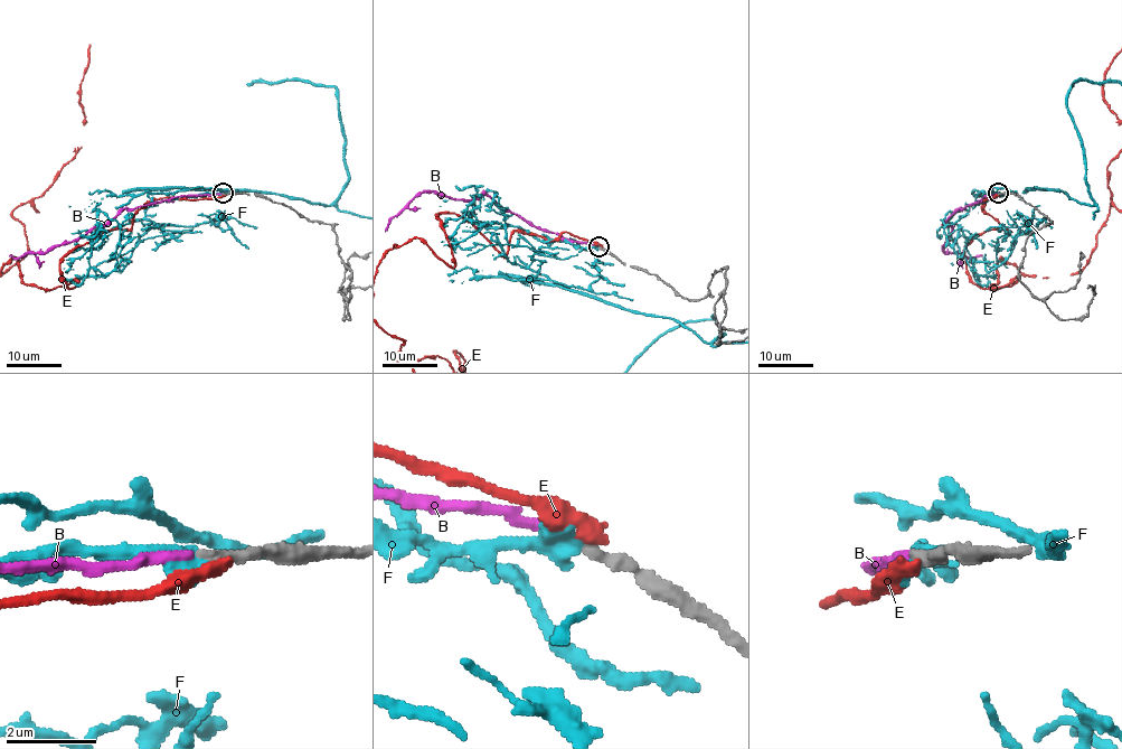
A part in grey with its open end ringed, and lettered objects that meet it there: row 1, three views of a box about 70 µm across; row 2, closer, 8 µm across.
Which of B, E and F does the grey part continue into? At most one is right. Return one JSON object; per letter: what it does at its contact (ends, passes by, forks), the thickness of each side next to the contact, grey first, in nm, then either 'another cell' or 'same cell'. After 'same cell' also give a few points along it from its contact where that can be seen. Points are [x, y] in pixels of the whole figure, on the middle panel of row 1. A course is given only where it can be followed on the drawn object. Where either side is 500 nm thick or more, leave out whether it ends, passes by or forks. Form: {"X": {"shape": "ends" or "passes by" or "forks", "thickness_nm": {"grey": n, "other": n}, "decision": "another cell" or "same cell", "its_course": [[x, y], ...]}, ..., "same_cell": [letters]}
{"B": {"shape": "ends", "thickness_nm": {"grey": 280, "other": 200}, "decision": "same cell", "its_course": [[597, 246], [565, 241], [529, 225], [486, 195], [461, 200], [432, 193], [417, 194], [390, 218], [385, 231]]}, "E": {"shape": "ends", "thickness_nm": {"grey": 320, "other": 380}, "decision": "another cell"}, "F": {"shape": "ends", "thickness_nm": {"grey": 320, "other": 440}, "decision": "another cell"}, "same_cell": ["B"]}

